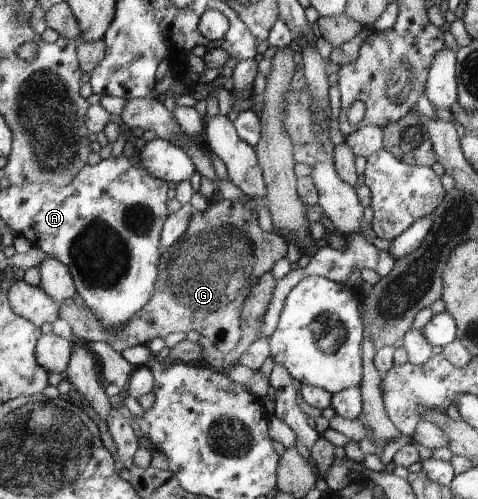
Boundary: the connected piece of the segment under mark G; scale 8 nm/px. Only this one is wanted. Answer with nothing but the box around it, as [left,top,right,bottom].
[60,199,289,354]

